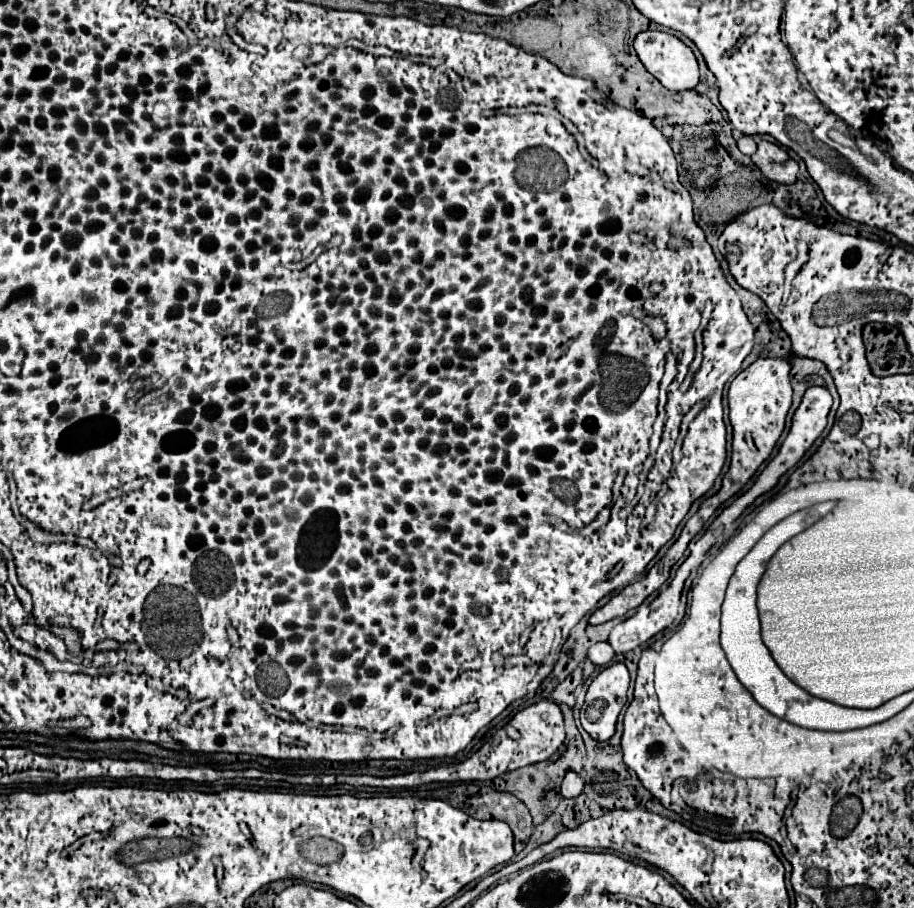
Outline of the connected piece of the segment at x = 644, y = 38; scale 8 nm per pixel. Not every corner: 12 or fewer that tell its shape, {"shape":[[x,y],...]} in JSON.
{"shape":[[669,32],[635,36],[639,60],[665,88],[691,90],[697,58]]}

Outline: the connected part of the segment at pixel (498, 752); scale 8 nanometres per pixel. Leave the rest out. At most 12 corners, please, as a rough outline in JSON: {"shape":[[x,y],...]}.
{"shape":[[555,702],[523,708],[469,760],[421,782],[491,780],[547,760],[565,740]]}

